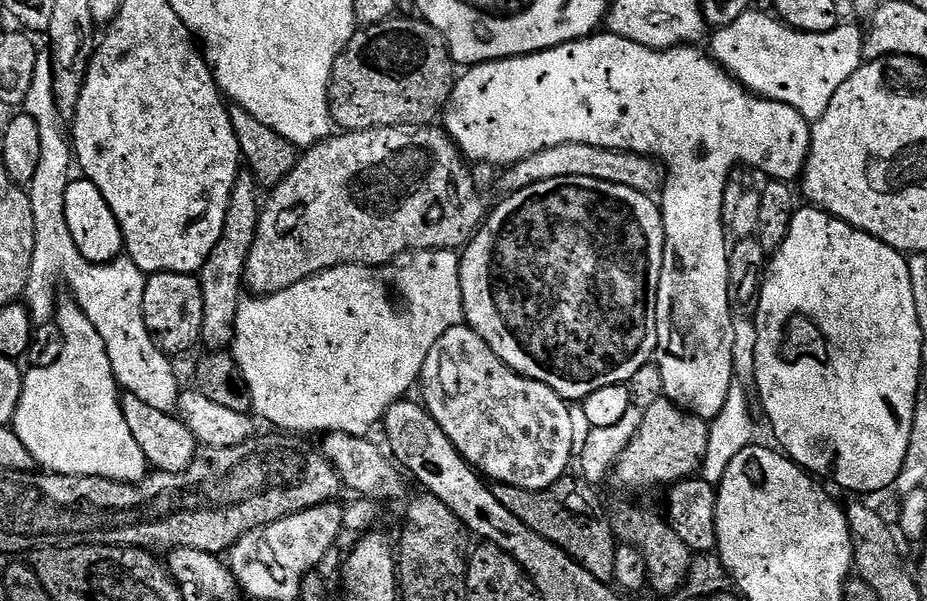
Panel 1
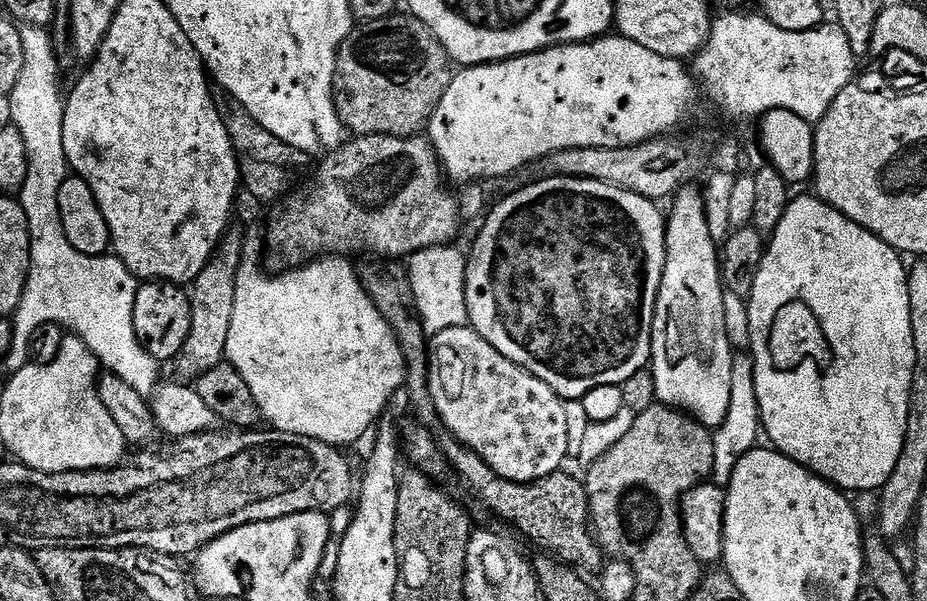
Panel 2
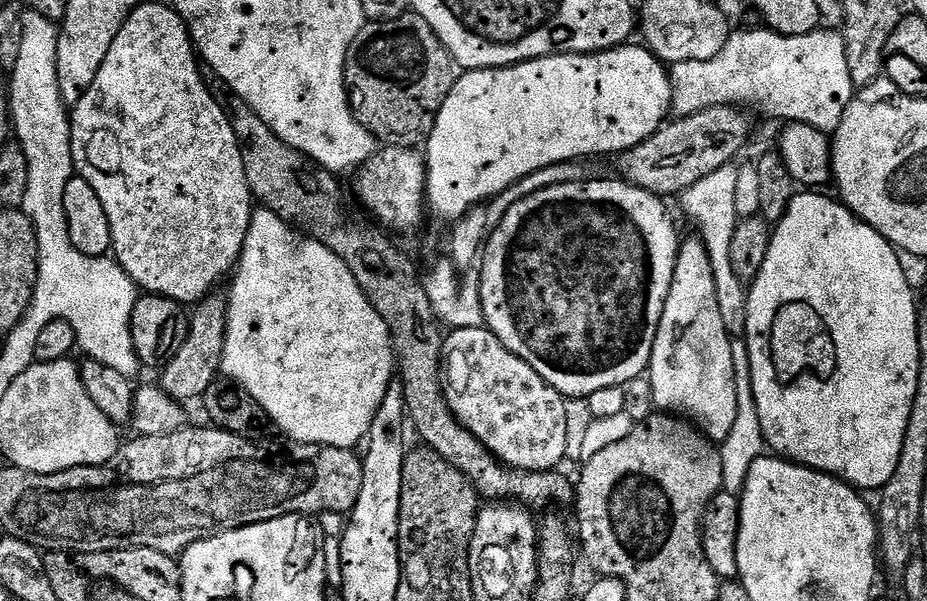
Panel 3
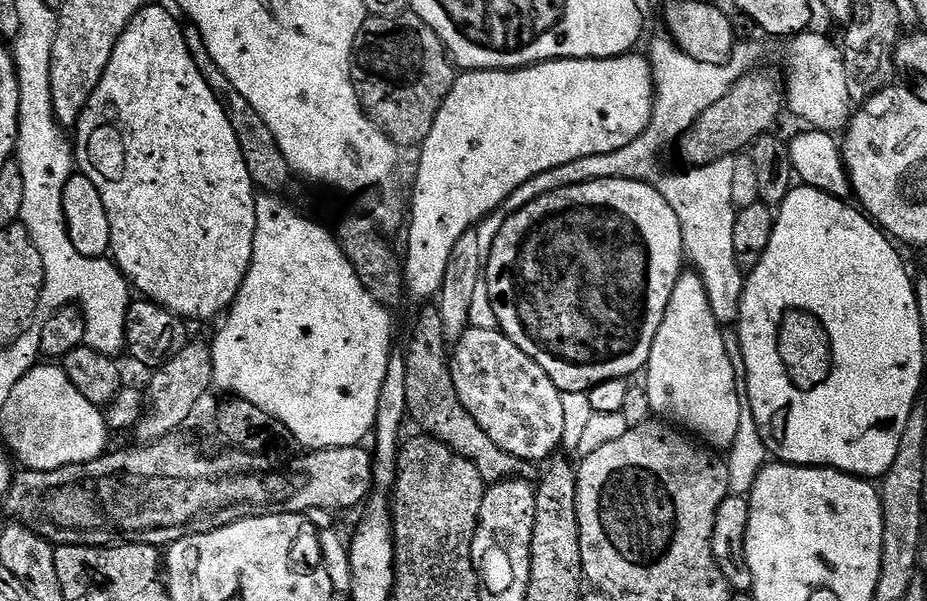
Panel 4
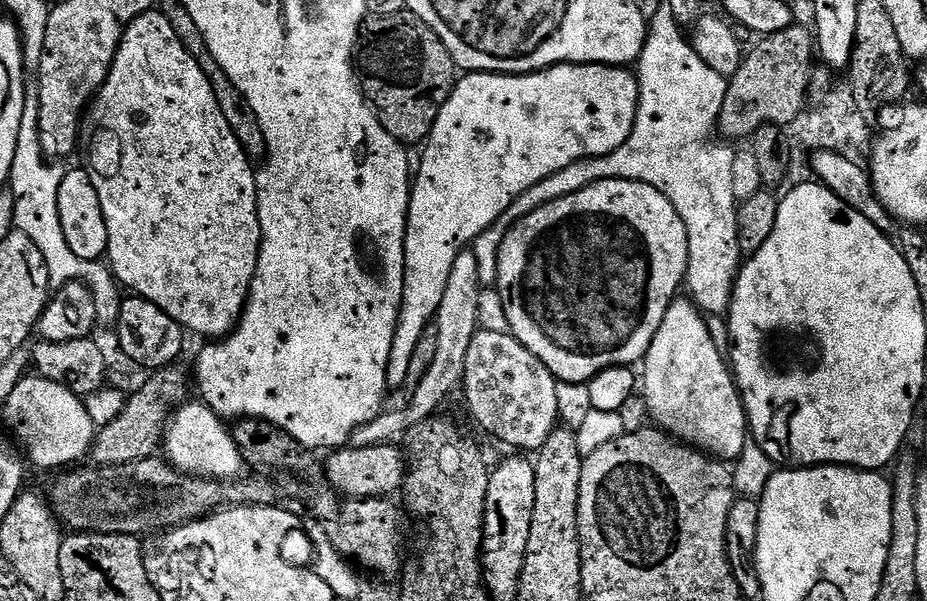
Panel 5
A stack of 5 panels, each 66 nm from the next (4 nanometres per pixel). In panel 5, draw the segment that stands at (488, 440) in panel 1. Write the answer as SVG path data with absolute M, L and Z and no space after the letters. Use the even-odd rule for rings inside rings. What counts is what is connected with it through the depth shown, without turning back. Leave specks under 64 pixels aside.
M480 330L470 342L462 383L464 400L473 418L512 450L535 454L558 427L556 419L561 419L562 413L558 408L556 383L550 369L511 334Z

